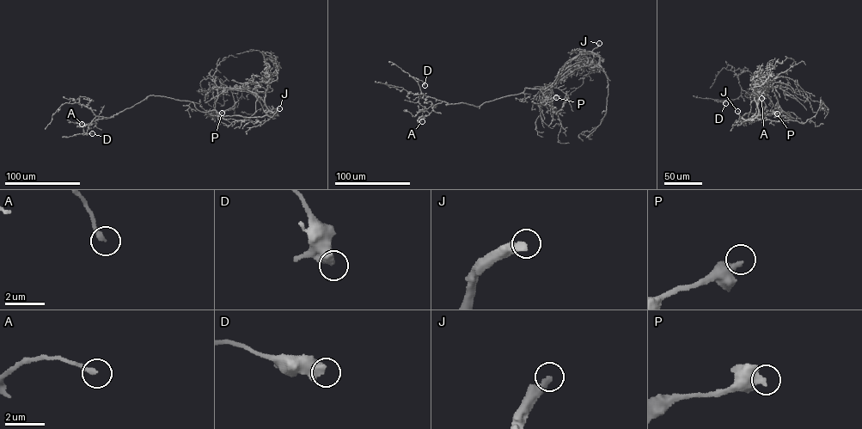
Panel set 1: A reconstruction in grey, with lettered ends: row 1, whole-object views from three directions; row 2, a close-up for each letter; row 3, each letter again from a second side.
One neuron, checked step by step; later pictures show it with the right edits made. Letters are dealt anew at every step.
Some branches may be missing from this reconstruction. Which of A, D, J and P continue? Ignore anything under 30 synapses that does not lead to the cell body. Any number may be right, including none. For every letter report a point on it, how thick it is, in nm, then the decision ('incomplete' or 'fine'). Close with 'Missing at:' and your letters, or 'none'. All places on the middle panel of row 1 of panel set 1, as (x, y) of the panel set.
A: place (422, 121); calibre 240 nm; fine
D: place (424, 85); calibre 600 nm; fine
J: place (599, 43); calibre 400 nm; incomplete
P: place (556, 97); calibre 500 nm; fine
Missing at: J

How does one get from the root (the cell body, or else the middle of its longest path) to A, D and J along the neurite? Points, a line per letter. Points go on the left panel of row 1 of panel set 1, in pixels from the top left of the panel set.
A: (204, 112), (198, 110), (191, 101), (152, 94), (111, 117), (79, 126), (82, 124)
D: (204, 112), (198, 110), (191, 101), (149, 95), (111, 117), (96, 116), (87, 132), (82, 134), (92, 133)
J: (204, 112), (215, 110), (225, 116), (272, 117), (279, 108)

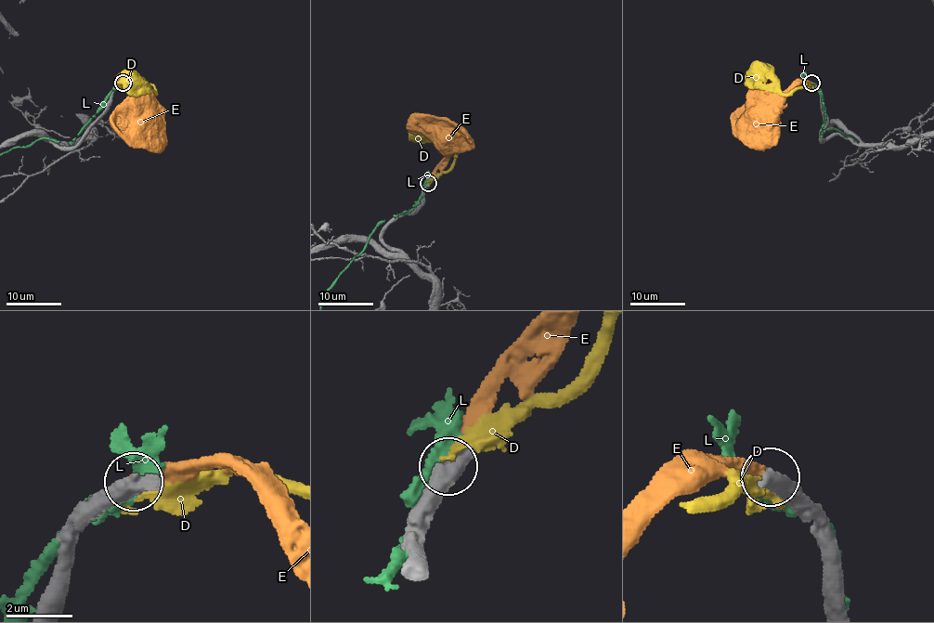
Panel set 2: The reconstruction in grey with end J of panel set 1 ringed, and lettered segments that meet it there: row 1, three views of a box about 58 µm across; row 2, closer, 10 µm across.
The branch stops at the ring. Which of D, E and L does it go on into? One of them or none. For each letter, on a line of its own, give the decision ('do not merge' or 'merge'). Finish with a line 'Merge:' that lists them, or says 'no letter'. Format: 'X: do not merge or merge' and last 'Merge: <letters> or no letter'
D: do not merge
E: merge
L: do not merge
Merge: E

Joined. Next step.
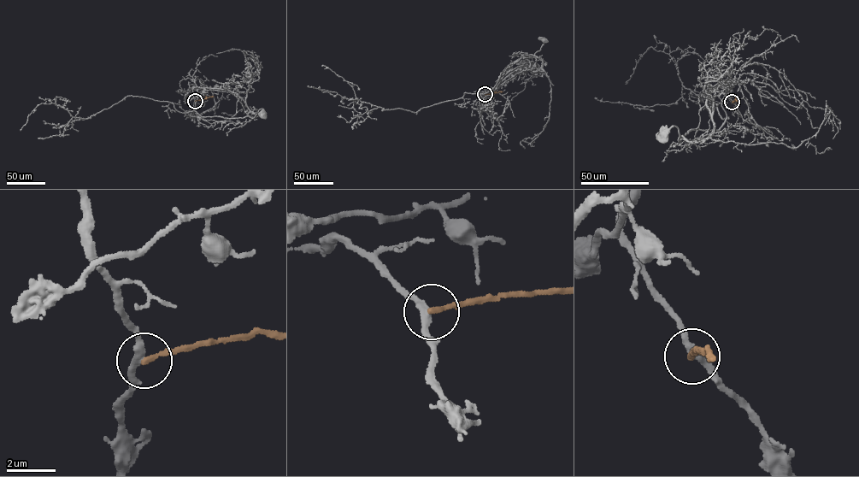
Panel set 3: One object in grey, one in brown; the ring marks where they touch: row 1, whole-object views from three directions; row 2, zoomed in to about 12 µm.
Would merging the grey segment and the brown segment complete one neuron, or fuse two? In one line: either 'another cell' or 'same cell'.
another cell

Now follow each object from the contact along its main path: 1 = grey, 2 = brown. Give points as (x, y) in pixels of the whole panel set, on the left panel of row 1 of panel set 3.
1: (195, 101), (195, 87), (227, 90), (241, 98), (255, 117), (250, 117), (261, 108), (263, 115)
2: (195, 101), (214, 97)

